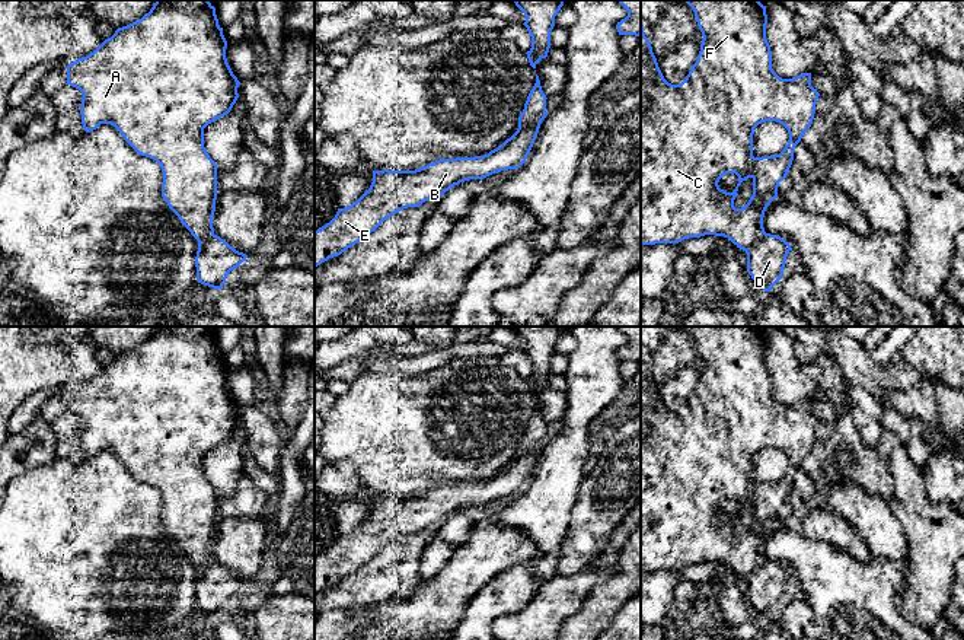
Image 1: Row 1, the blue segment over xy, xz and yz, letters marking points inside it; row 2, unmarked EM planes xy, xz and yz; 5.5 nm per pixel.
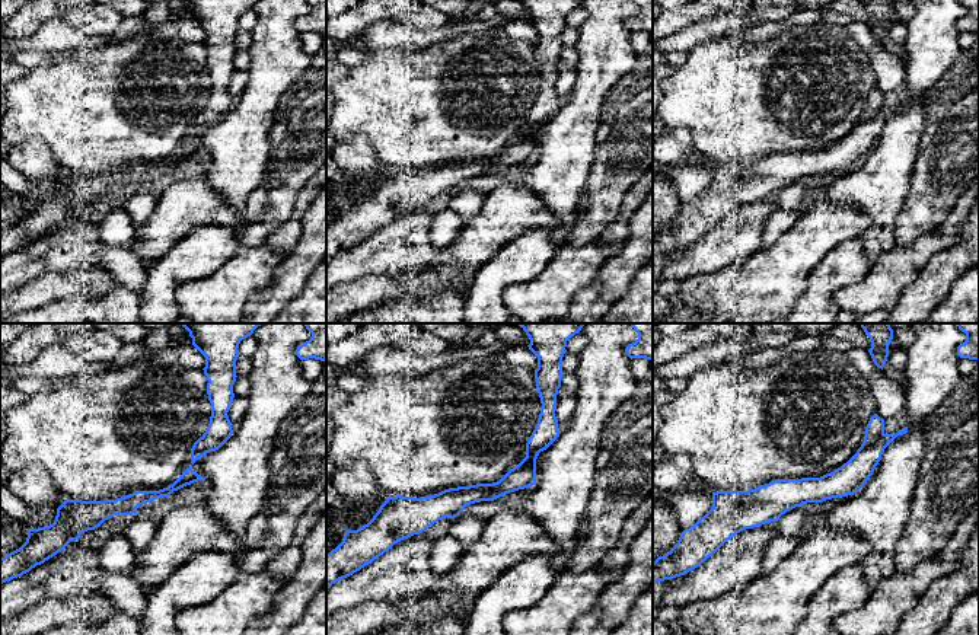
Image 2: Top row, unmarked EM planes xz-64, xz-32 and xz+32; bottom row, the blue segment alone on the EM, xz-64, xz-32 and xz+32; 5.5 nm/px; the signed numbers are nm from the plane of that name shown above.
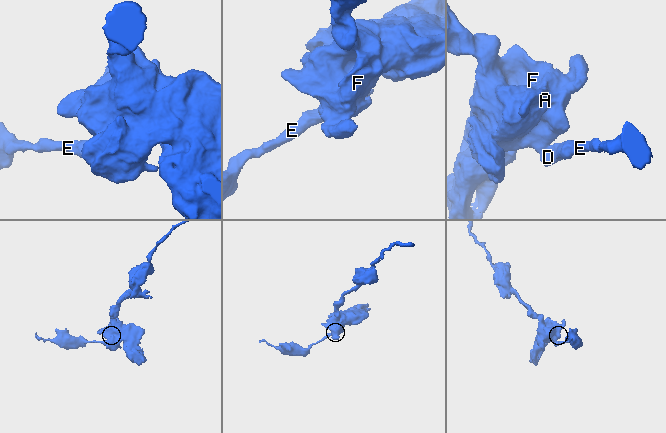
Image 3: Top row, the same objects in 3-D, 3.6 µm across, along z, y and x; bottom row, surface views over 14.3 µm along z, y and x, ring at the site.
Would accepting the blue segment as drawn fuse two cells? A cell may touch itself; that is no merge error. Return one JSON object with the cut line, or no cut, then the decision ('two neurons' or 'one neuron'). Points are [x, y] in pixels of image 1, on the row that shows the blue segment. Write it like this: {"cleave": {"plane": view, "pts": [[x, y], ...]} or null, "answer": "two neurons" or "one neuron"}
{"cleave": {"plane": "xz", "pts": [[546, 112], [533, 123], [519, 127]]}, "answer": "two neurons"}

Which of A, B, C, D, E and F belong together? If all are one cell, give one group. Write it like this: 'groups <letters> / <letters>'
groups A C F / B D E

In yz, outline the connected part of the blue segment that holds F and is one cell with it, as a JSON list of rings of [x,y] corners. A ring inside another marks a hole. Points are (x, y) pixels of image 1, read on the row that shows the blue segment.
[[[759,0],[683,1],[693,9],[703,39],[696,63],[680,85],[664,79],[641,20],[641,245],[679,243],[689,238],[715,235],[728,238],[737,248],[747,251],[766,233],[765,211],[778,198],[778,187],[792,165],[794,149],[813,124],[820,93],[811,86],[811,73],[782,79],[773,71],[766,39],[766,6]],[[766,121],[782,124],[789,140],[779,155],[754,157],[754,128]],[[727,173],[738,176],[732,192],[718,185]],[[748,178],[753,179],[753,195],[744,207],[735,208],[738,187]]]

